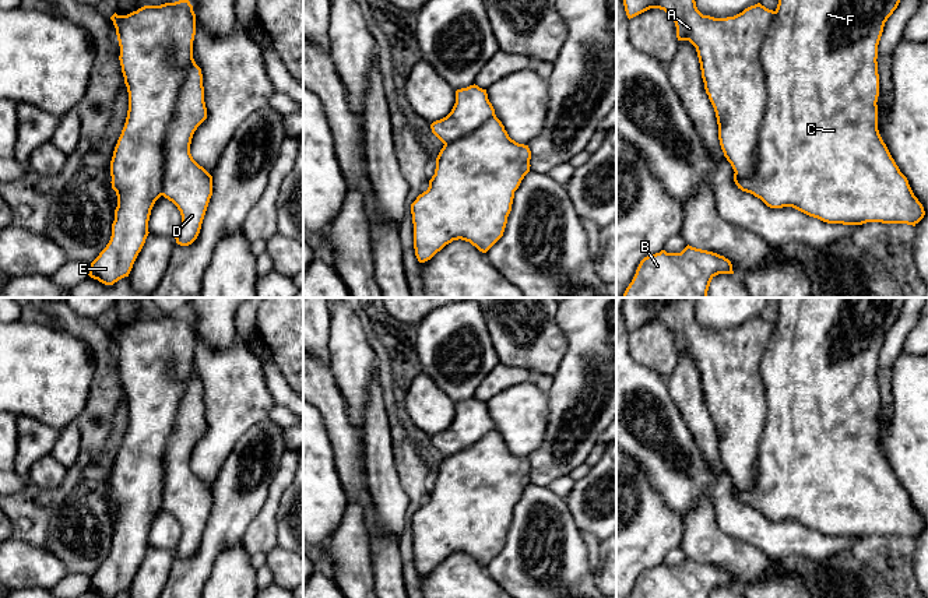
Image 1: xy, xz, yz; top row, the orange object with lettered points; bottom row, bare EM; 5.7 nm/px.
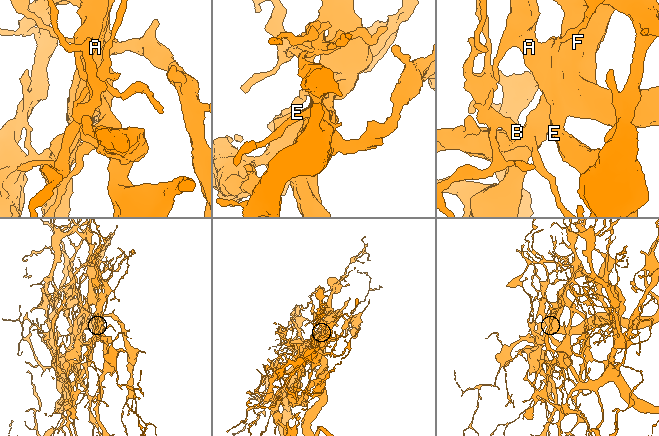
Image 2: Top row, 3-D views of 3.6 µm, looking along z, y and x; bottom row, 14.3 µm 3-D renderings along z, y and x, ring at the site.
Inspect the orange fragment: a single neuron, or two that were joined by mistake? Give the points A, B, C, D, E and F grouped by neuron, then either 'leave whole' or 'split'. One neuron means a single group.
A E / B C D F | split

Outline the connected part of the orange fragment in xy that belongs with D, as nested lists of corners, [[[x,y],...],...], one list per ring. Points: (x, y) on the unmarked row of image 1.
[[[191,370],[177,408],[175,432],[169,437],[164,457],[162,509],[172,514],[180,524],[182,538],[175,550],[176,556],[180,559],[189,559],[197,552],[212,509],[212,489],[200,479],[190,467],[193,447],[205,432],[207,421],[204,415],[203,387],[201,381]]]

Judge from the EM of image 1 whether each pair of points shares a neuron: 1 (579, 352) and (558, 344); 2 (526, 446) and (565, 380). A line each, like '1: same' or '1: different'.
1: different
2: different

